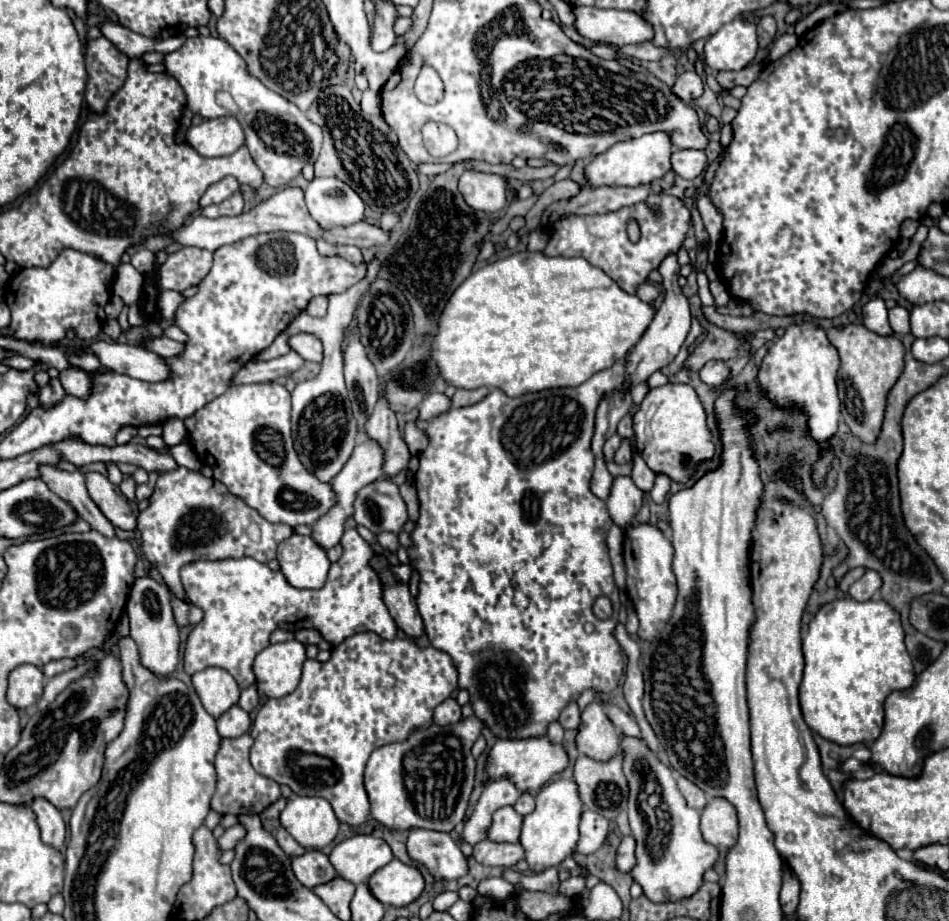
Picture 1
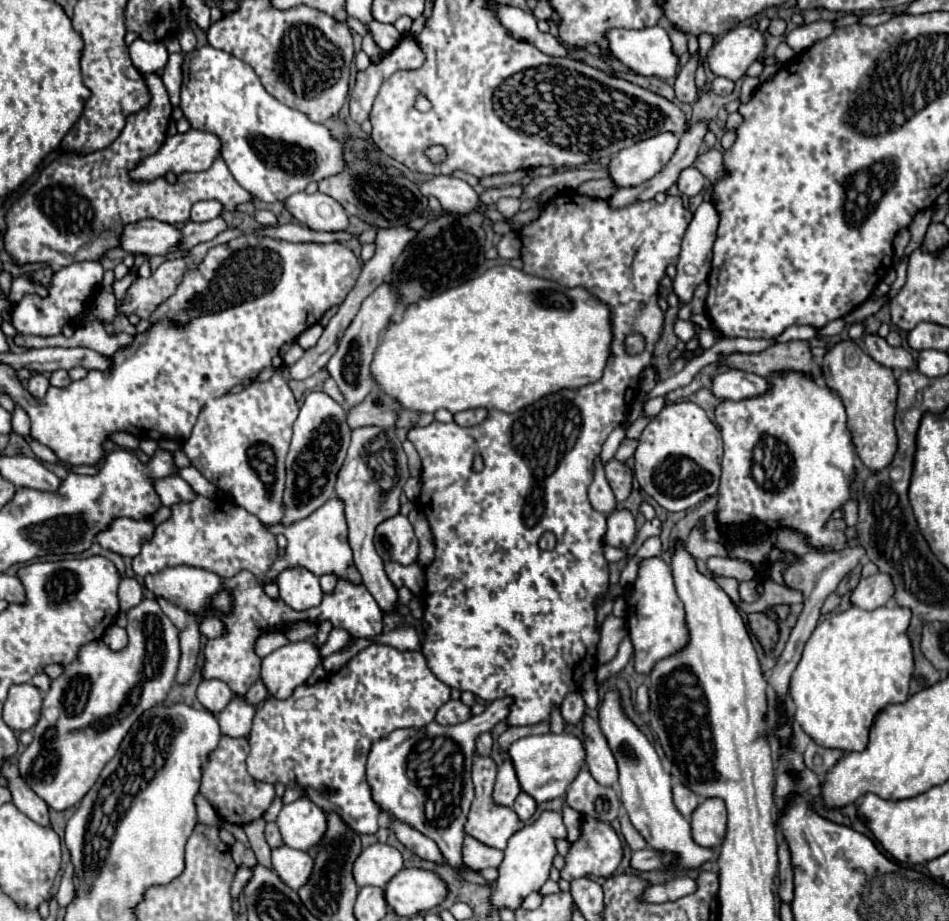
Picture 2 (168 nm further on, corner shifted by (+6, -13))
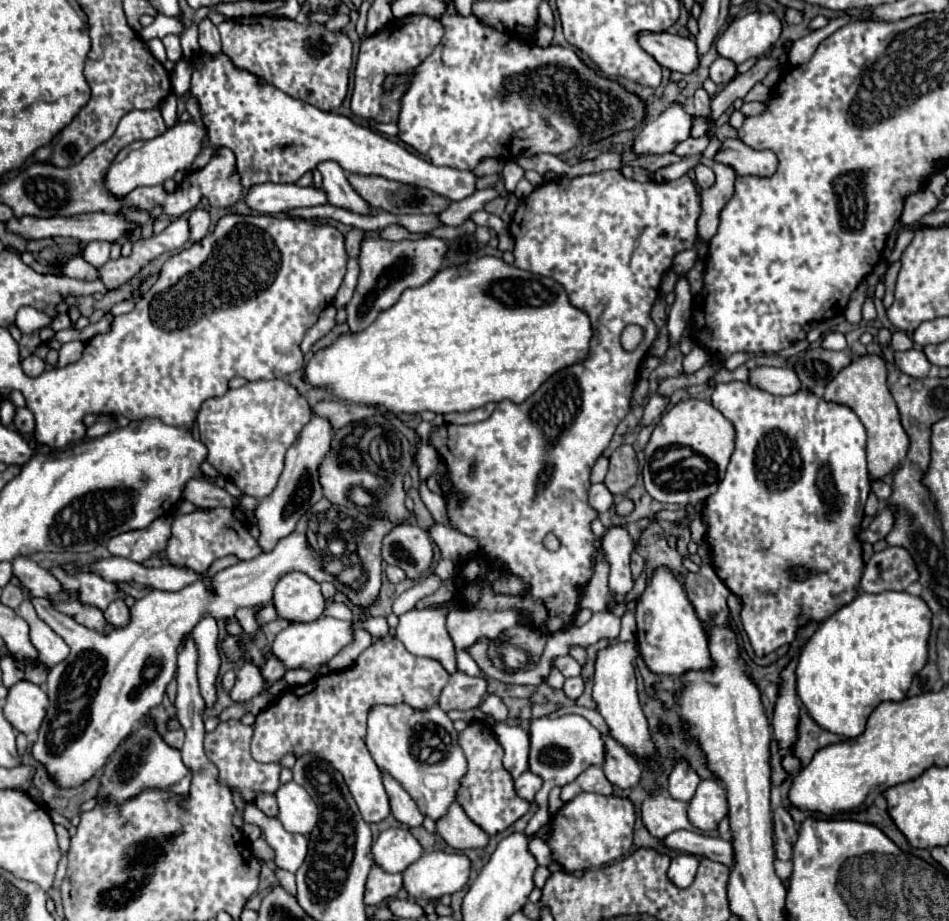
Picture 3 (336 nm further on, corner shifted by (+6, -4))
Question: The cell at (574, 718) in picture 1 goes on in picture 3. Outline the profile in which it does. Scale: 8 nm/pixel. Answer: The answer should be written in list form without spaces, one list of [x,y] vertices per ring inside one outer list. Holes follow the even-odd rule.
[[[577,676],[577,678],[567,678],[563,690],[565,690],[565,694],[567,694],[569,698],[577,700],[577,698],[583,694],[583,690],[585,690],[585,682],[583,682],[581,676]]]

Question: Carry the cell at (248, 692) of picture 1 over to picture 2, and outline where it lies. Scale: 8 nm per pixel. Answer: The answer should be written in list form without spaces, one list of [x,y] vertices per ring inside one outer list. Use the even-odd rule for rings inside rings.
[[[261,681],[251,685],[251,689],[245,693],[245,701],[249,705],[261,705],[265,699],[267,699],[267,689],[265,689],[265,685]]]

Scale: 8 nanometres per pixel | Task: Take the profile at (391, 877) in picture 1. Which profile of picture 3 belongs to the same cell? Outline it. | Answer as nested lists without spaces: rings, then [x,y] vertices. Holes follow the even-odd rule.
[[[443,850],[423,854],[403,872],[403,886],[413,898],[441,898],[459,892],[471,880],[471,860]]]

